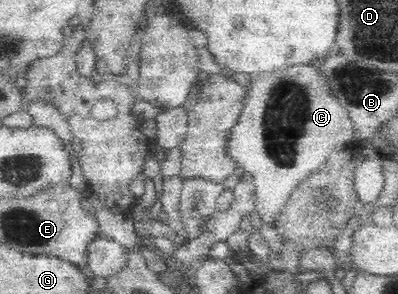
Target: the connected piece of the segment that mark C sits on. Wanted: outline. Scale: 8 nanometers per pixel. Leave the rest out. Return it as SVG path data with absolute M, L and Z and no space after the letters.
M311 62L304 63L253 76L244 99L245 107L242 108L236 126L227 135L226 146L239 172L251 172L254 177L255 210L260 214L262 224L268 226L273 226L277 221L281 208L300 182L308 178L320 164L324 164L331 154L347 148L348 142L353 142L349 110L340 106L322 70L310 66Z

